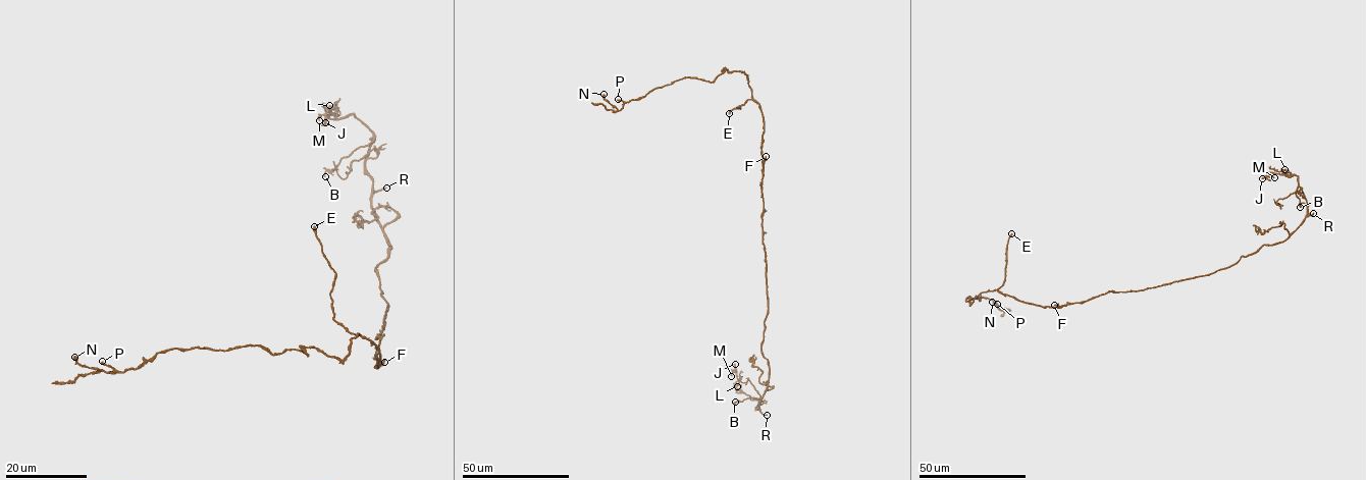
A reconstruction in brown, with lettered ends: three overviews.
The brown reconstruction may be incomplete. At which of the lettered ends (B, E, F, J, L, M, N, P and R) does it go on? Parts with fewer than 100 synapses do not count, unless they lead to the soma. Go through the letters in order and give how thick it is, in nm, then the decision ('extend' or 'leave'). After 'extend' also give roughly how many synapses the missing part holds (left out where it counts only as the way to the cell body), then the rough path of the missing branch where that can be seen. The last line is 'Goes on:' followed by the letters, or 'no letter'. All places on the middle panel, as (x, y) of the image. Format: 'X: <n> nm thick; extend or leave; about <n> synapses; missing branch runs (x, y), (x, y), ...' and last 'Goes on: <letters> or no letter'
B: 150 nm thick; leave
E: 460 nm thick; extend; about 130 synapses; missing branch runs (729, 113), (717, 140), (721, 161), (713, 173), (693, 176), (708, 171), (712, 153), (711, 165), (695, 173)
F: 360 nm thick; leave
J: 340 nm thick; leave
L: 150 nm thick; leave
M: 190 nm thick; leave
N: 550 nm thick; leave
P: 300 nm thick; leave
R: 220 nm thick; extend; missing branch runs (767, 415), (775, 417), (790, 408), (787, 412)
Goes on: E, R

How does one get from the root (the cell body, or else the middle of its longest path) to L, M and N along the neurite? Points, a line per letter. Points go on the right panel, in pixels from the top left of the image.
L: (1100, 295), (1141, 290), (1209, 275), (1264, 245), (1283, 242), (1307, 212), (1298, 176), (1286, 176), (1284, 169)
M: (1100, 295), (1209, 275), (1264, 245), (1283, 242), (1305, 217), (1307, 205), (1297, 175), (1267, 173), (1274, 177)
N: (1100, 295), (1059, 307), (997, 290), (965, 300), (988, 298), (1008, 310), (992, 302)

